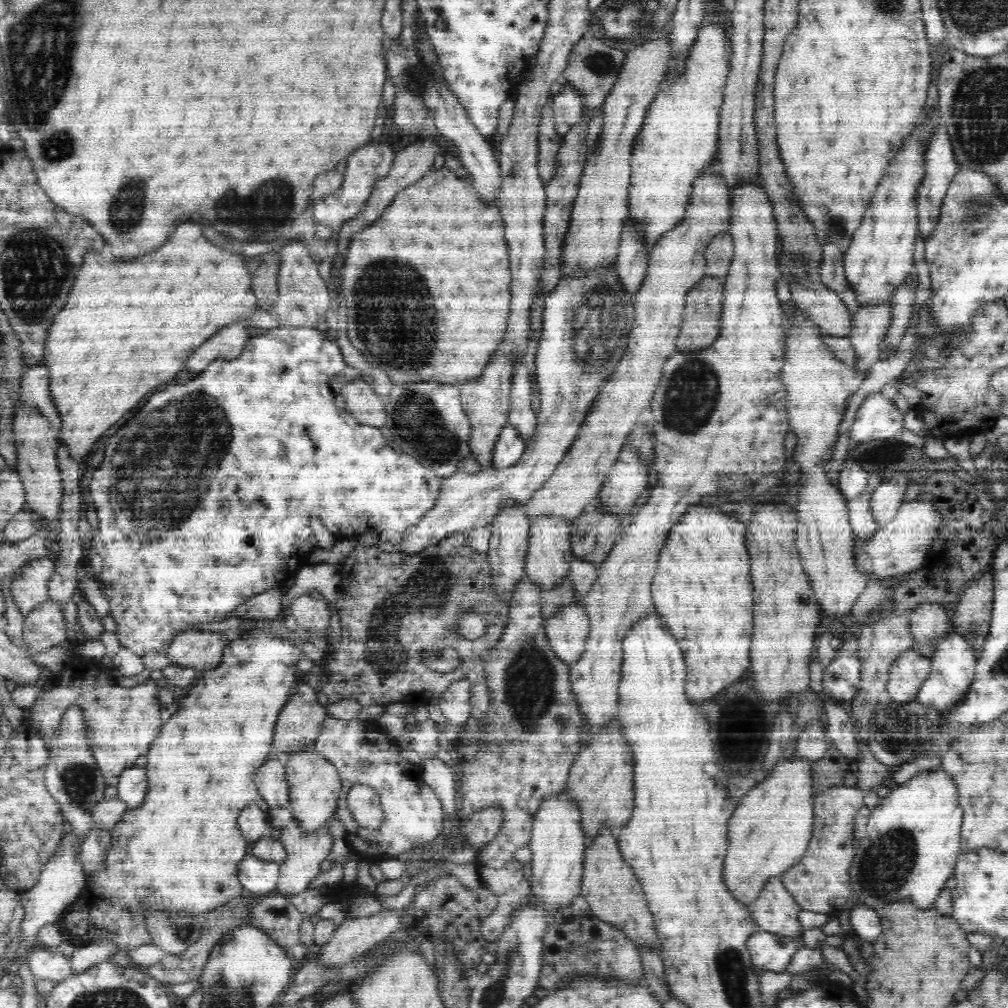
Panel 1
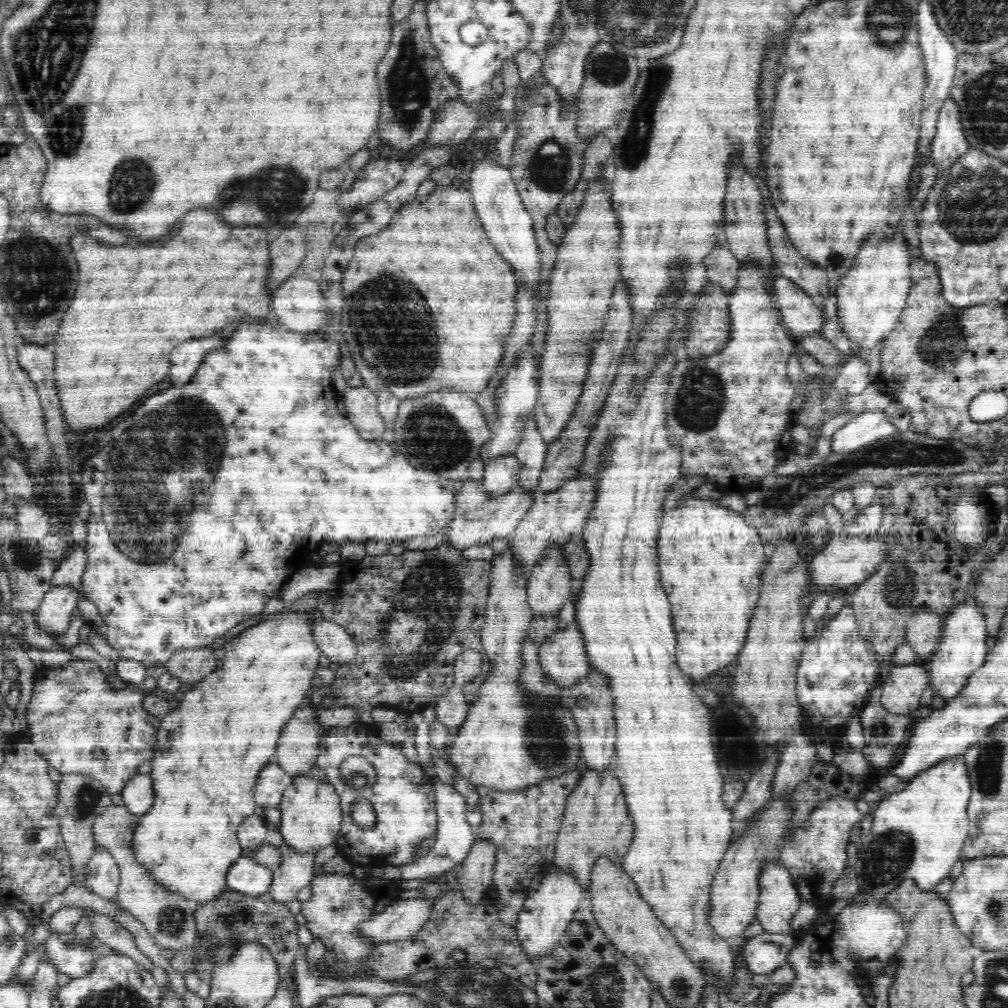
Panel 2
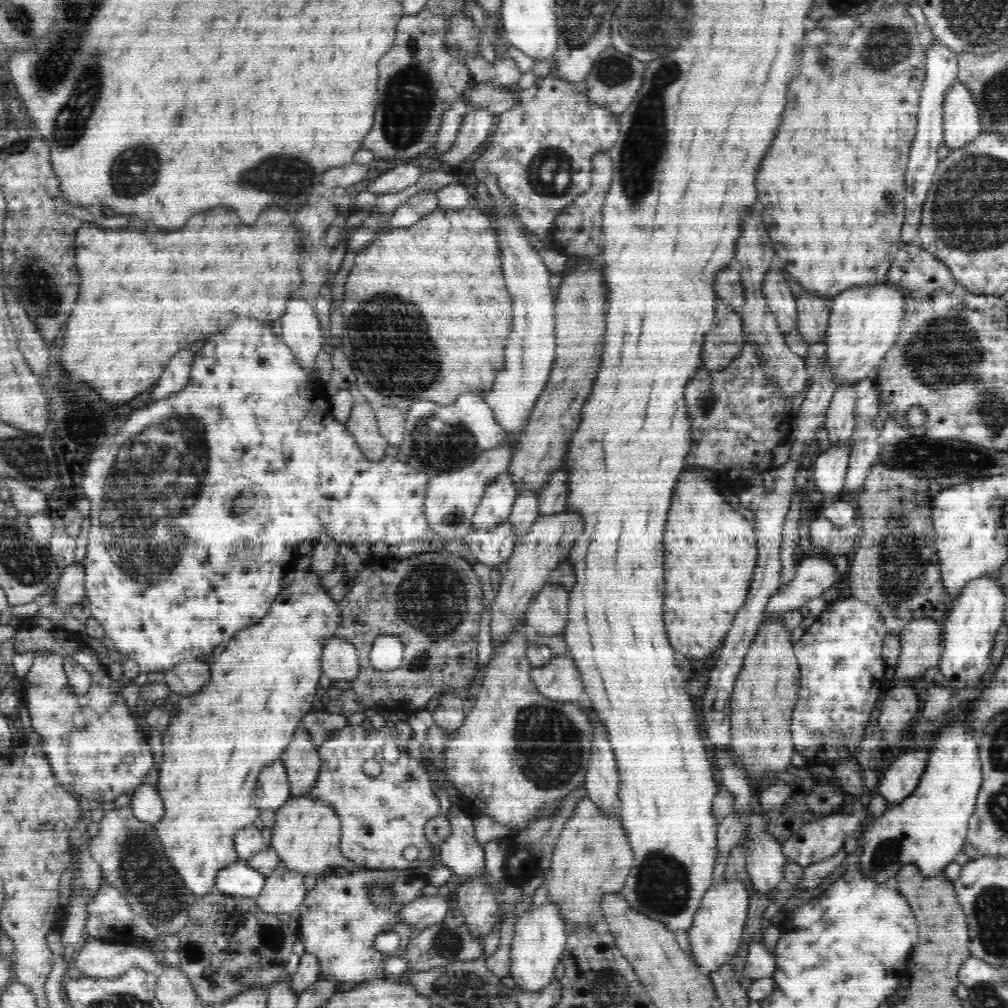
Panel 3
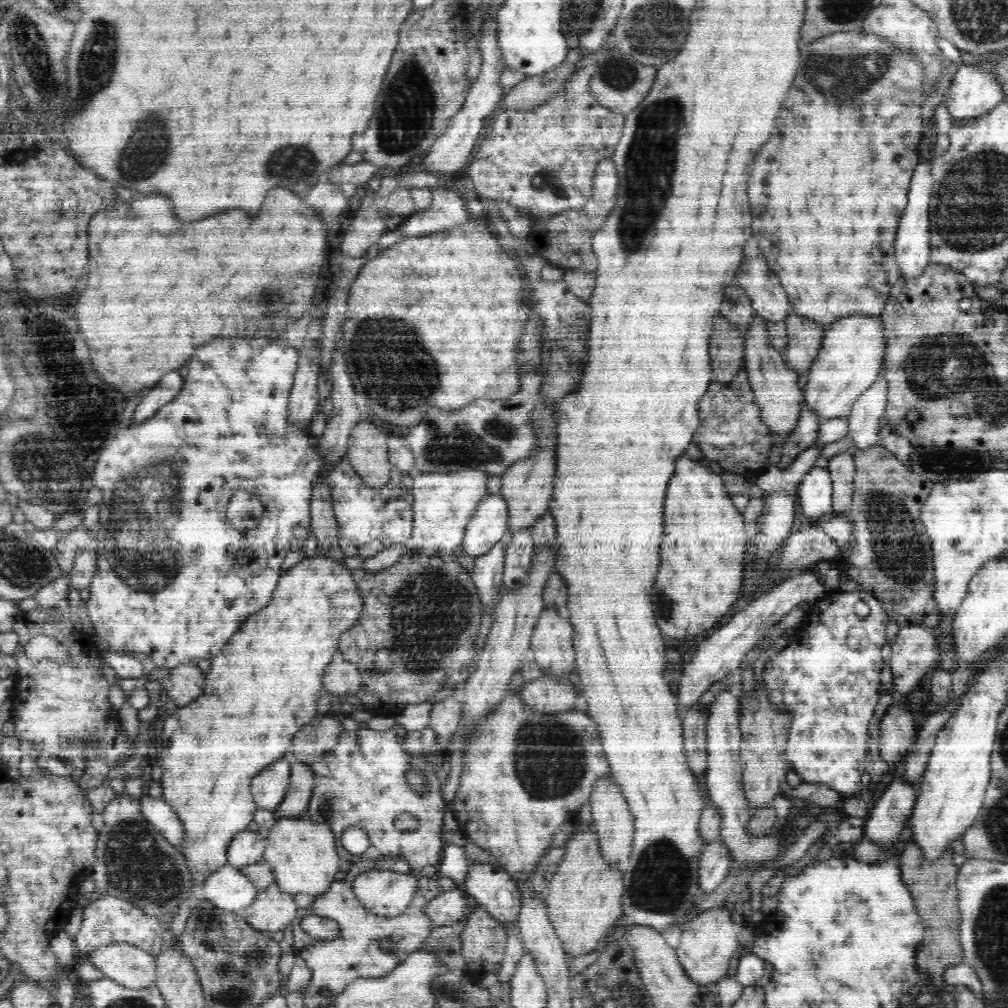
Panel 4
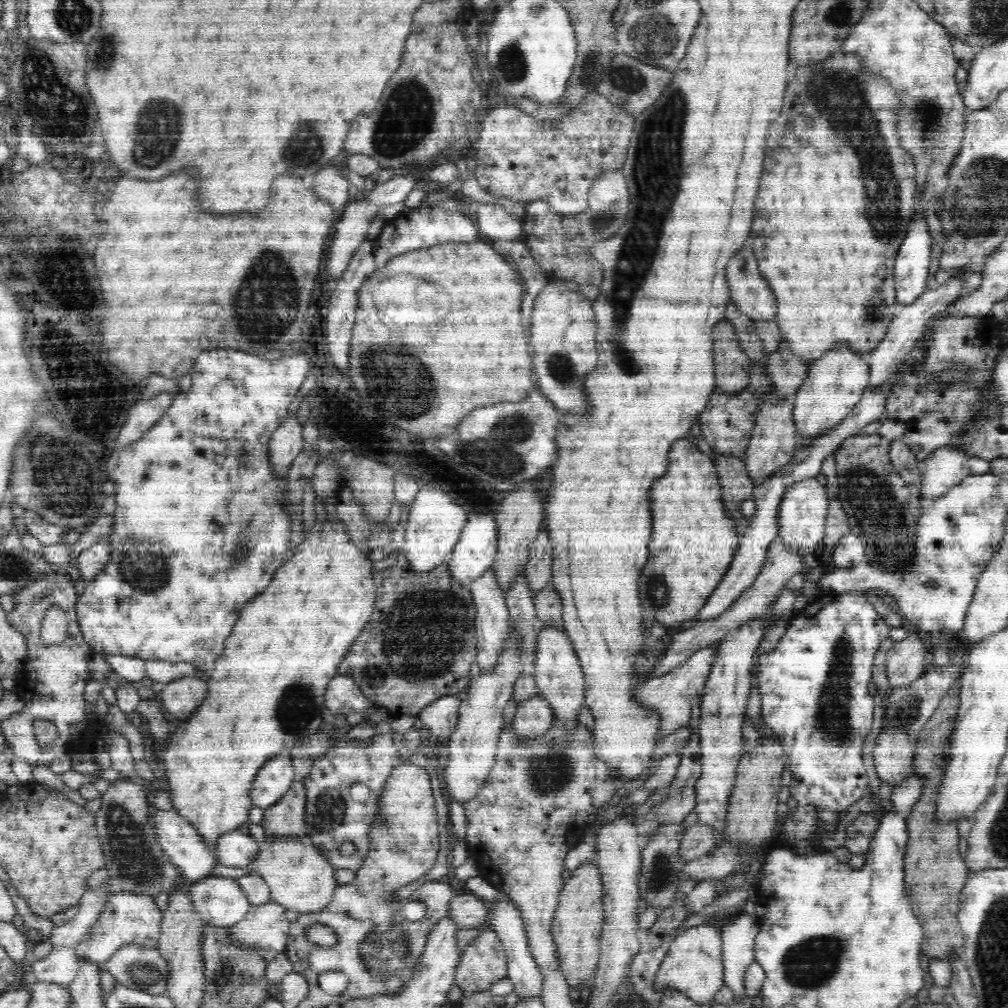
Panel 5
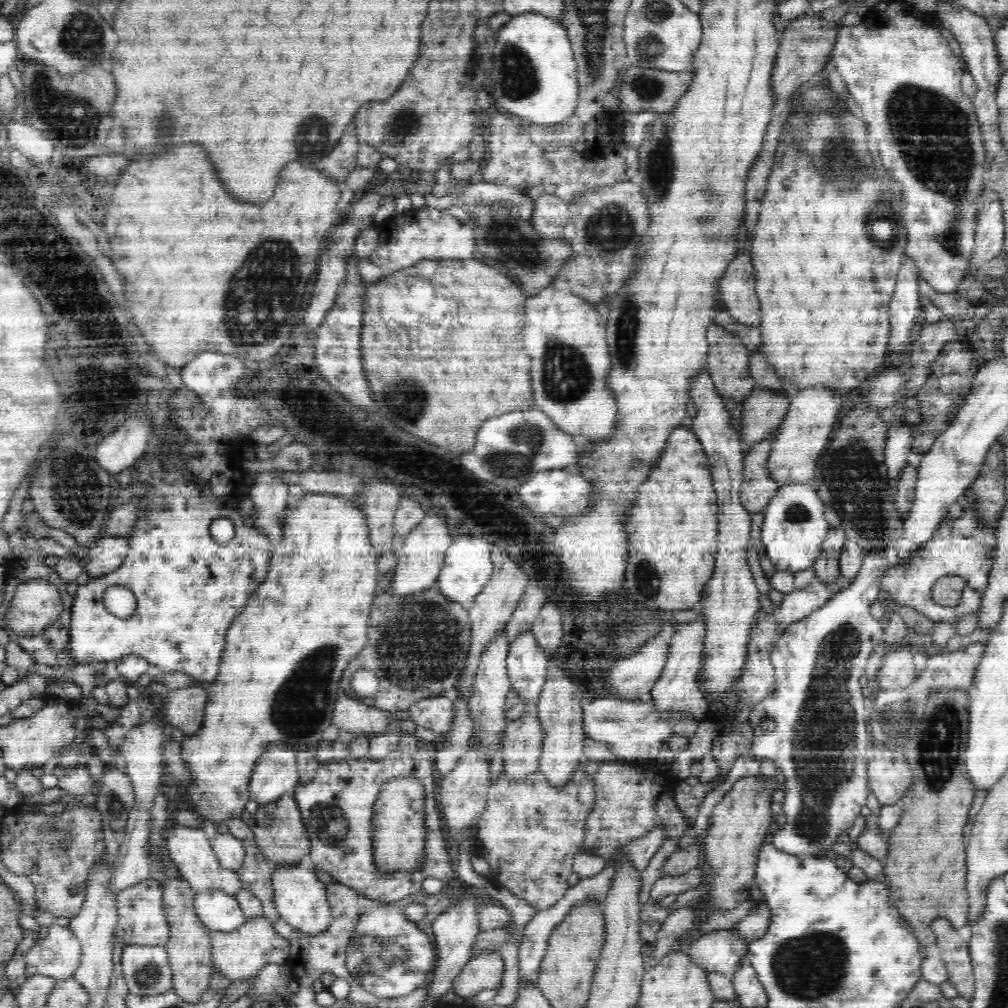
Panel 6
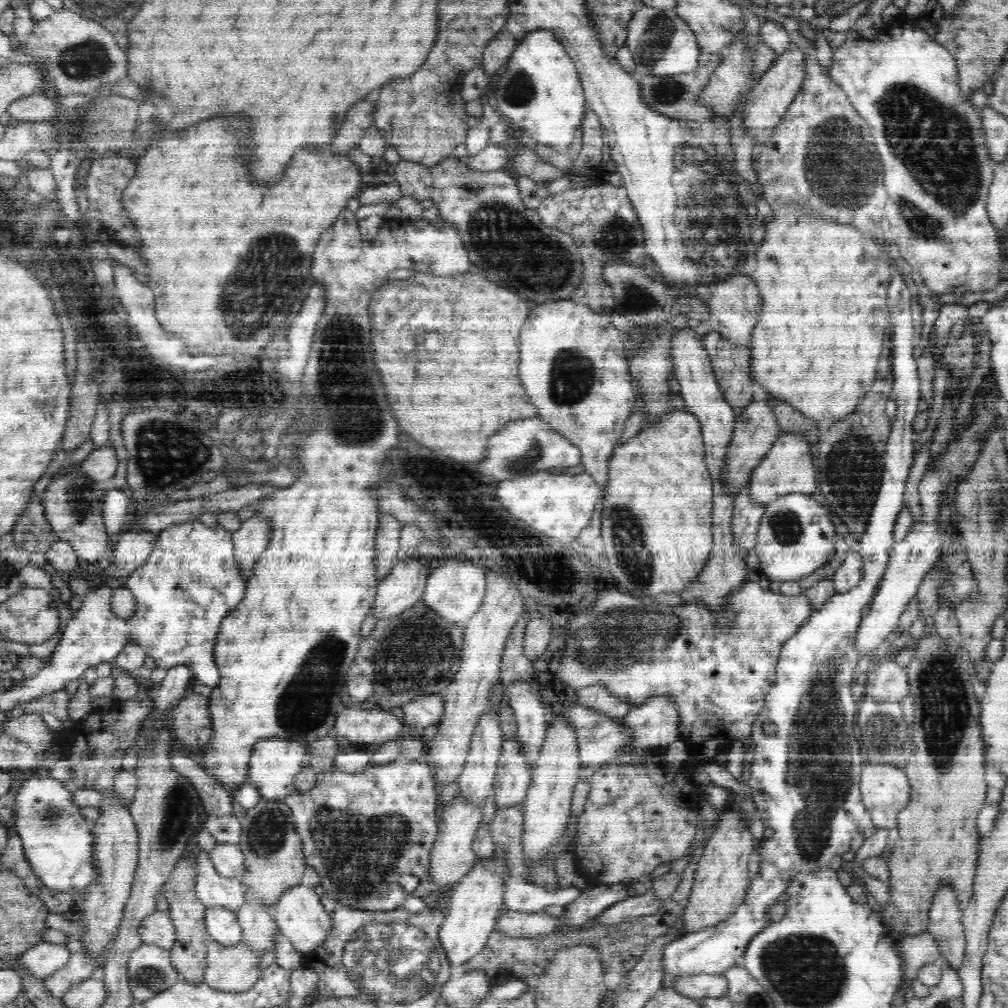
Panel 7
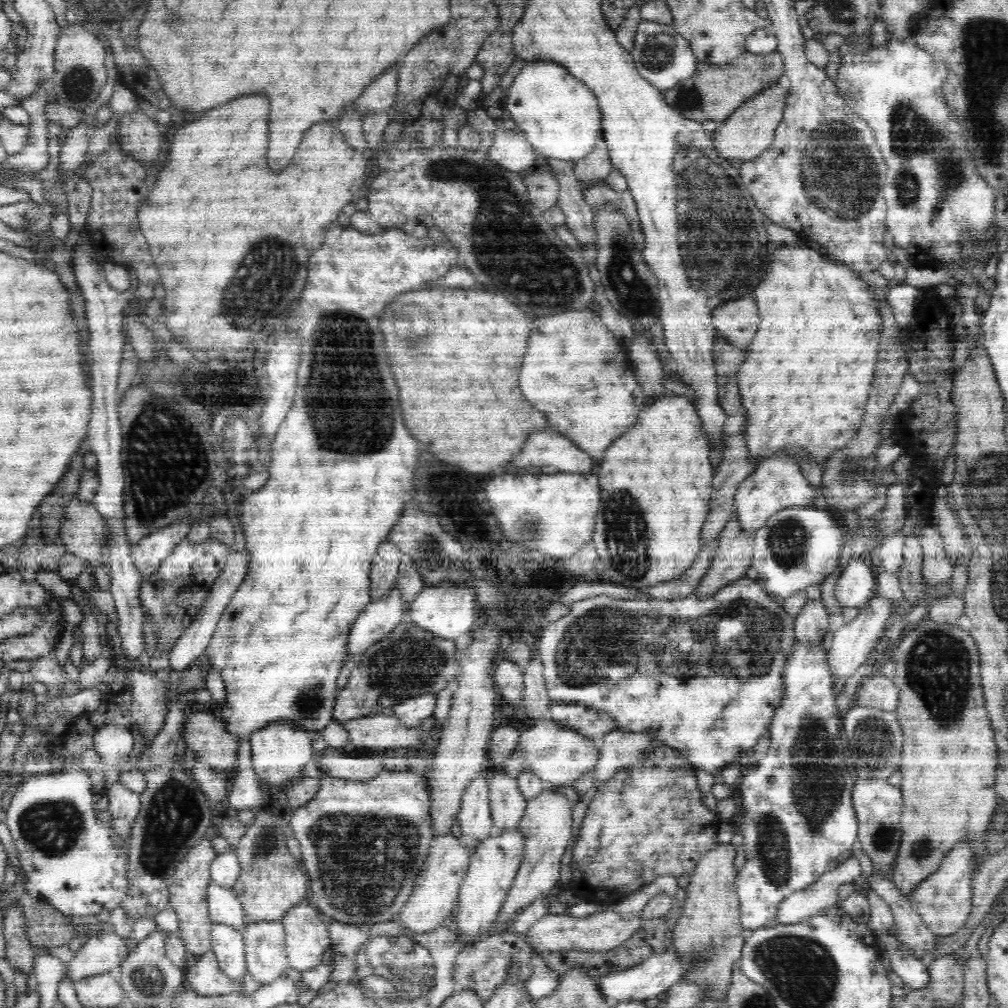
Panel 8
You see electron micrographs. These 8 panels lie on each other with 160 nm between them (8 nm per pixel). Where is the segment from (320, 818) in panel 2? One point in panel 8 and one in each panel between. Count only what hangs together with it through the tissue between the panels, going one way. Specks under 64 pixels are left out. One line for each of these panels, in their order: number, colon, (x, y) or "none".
3: (307, 834)
4: (302, 854)
5: (301, 878)
6: (299, 898)
7: (301, 917)
8: (306, 938)

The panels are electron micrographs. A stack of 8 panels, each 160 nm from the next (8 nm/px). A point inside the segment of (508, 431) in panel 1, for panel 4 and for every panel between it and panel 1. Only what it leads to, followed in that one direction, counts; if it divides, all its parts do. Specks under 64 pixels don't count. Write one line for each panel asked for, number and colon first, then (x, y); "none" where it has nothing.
2: (501, 473)
3: (500, 494)
4: (488, 524)

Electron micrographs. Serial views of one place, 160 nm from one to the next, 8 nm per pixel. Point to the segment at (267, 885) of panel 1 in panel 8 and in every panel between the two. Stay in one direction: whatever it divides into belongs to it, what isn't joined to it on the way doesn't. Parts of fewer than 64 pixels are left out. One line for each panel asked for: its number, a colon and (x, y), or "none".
2: (246, 876)
3: (239, 880)
4: (228, 889)
5: (220, 901)
6: (219, 912)
7: (222, 924)
8: (227, 943)

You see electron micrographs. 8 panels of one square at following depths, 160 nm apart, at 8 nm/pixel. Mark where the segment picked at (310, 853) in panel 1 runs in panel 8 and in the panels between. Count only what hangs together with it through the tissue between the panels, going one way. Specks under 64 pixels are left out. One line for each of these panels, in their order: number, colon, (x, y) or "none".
2: (296, 870)
3: (284, 891)
4: (273, 909)
5: (264, 926)
6: (238, 955)
7: (230, 968)
8: (205, 975)

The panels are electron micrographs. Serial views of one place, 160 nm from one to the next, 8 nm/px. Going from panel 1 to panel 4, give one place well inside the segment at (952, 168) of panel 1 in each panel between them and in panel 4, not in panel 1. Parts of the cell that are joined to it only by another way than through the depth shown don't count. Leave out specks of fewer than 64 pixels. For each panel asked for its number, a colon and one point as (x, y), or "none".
2: (948, 144)
3: (961, 125)
4: (973, 91)

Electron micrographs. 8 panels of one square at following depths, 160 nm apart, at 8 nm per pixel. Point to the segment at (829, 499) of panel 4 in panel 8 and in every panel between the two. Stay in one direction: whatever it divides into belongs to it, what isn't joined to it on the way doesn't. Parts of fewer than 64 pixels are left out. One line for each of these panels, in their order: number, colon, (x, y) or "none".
5: (802, 513)
6: (794, 528)
7: (795, 537)
8: (799, 546)

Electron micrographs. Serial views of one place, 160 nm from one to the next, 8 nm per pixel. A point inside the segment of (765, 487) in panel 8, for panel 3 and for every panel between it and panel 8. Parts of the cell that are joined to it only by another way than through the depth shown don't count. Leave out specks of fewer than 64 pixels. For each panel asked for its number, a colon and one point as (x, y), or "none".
3: (865, 321)
4: (852, 354)
5: (835, 382)
6: (813, 410)
7: (787, 467)

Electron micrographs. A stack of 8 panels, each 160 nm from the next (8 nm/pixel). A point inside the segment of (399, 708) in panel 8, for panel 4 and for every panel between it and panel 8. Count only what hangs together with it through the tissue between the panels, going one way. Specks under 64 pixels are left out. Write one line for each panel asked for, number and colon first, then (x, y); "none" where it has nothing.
4: (445, 717)
5: (440, 717)
6: (436, 713)
7: (427, 710)

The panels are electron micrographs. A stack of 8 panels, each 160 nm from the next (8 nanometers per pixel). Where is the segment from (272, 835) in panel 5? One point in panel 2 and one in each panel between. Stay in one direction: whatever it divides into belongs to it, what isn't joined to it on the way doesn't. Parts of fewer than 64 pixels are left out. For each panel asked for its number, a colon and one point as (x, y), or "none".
2: (297, 750)
3: (302, 761)
4: (302, 782)

